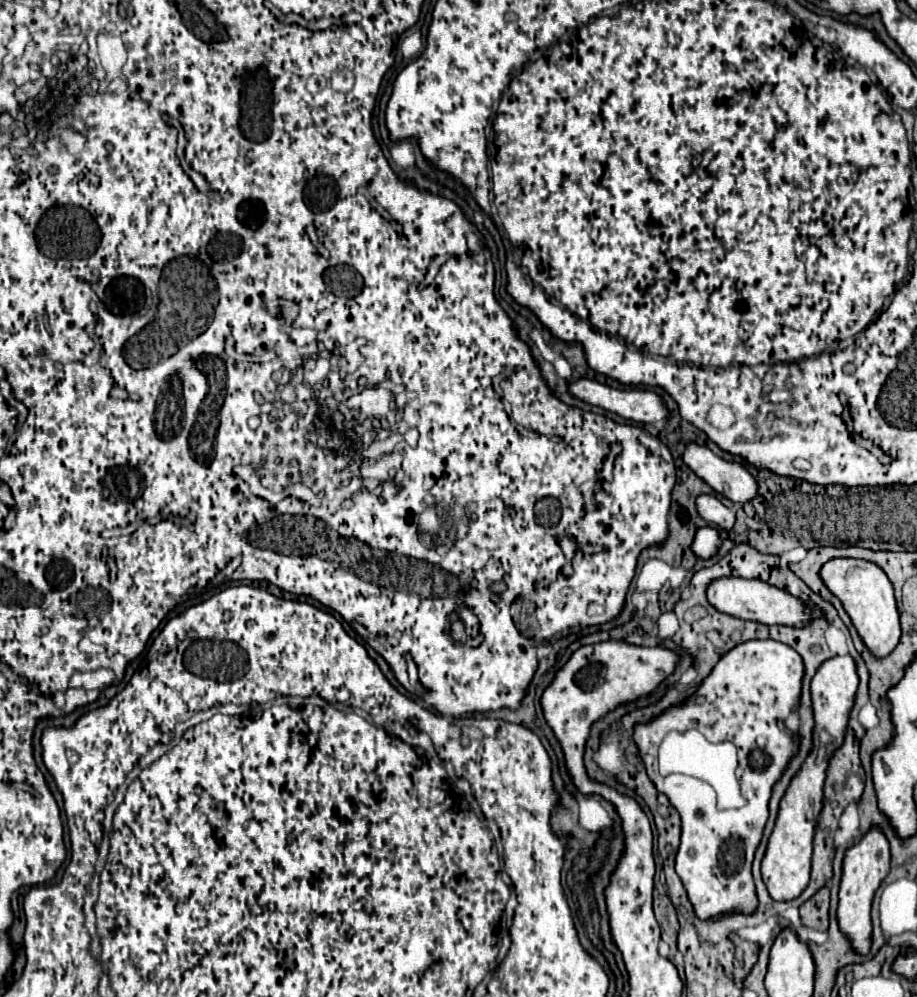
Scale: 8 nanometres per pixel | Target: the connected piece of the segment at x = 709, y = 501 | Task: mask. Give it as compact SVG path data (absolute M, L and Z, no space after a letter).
M700 494L696 498L696 510L706 522L710 522L710 524L714 524L718 528L730 530L734 526L734 512L730 508L726 508L718 498L714 498L710 494Z

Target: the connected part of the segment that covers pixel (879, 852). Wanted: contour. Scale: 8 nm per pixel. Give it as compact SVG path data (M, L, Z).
M870 826L870 830L862 836L862 840L844 852L842 862L842 882L840 882L840 904L838 904L838 924L848 938L852 938L852 946L860 950L862 954L870 948L870 934L872 934L872 922L870 922L870 906L876 888L886 878L890 870L890 848L884 832L880 826Z

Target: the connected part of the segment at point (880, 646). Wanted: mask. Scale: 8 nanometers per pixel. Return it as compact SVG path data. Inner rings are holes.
M832 558L820 566L824 586L842 602L856 632L874 658L886 658L900 640L900 622L892 582L880 566L860 558Z

